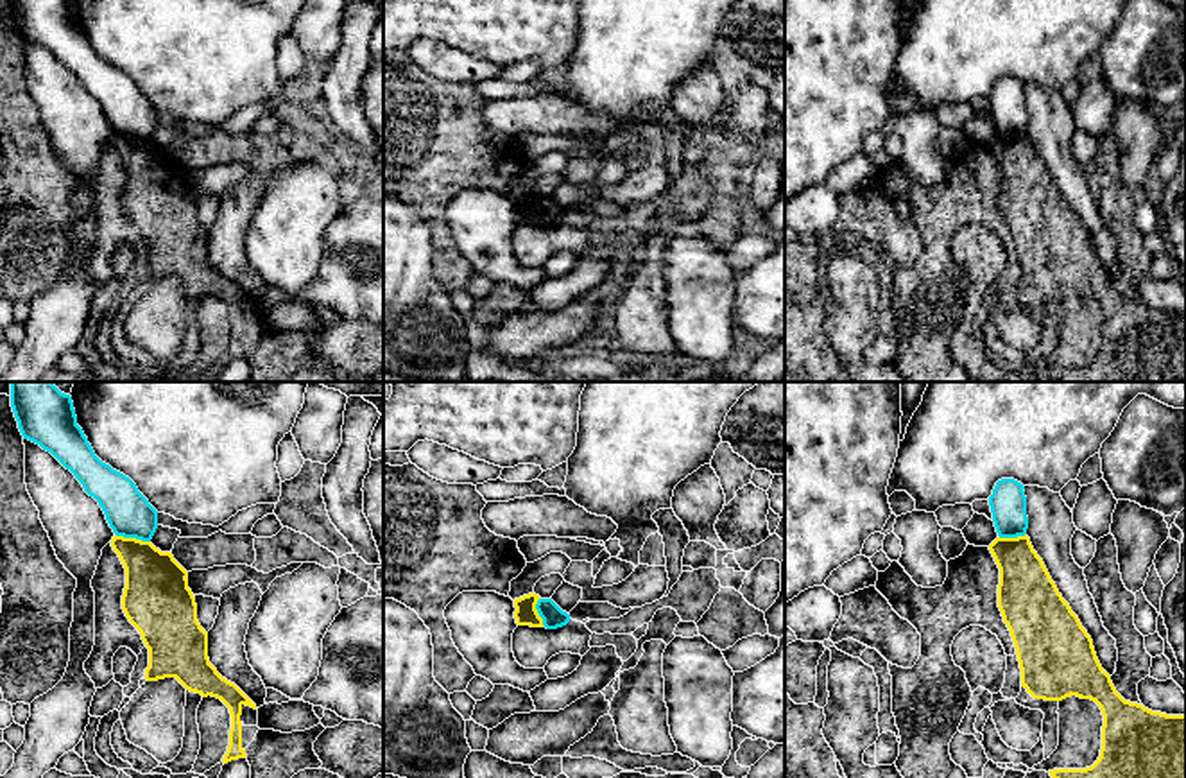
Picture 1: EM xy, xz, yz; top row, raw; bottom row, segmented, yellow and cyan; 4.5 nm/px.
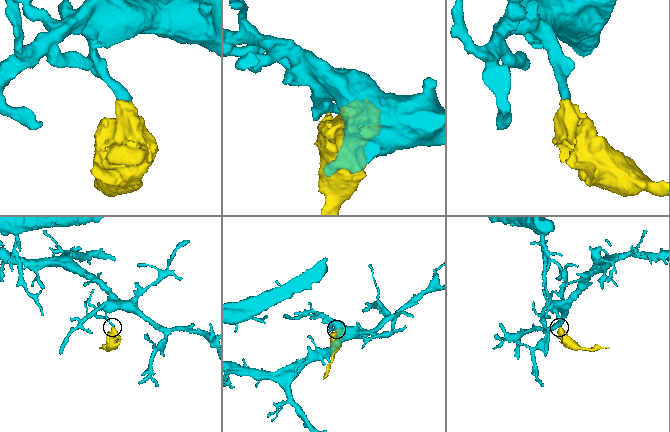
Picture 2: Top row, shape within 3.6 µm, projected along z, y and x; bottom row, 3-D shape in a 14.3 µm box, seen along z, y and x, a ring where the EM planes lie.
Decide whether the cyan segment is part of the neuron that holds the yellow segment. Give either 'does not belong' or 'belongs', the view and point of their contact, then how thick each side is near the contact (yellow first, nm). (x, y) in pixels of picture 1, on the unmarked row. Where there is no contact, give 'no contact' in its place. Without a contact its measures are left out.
does not belong; meets yellow in xy at (133, 137); 280 nm thick on the yellow side, 200 nm on the other

